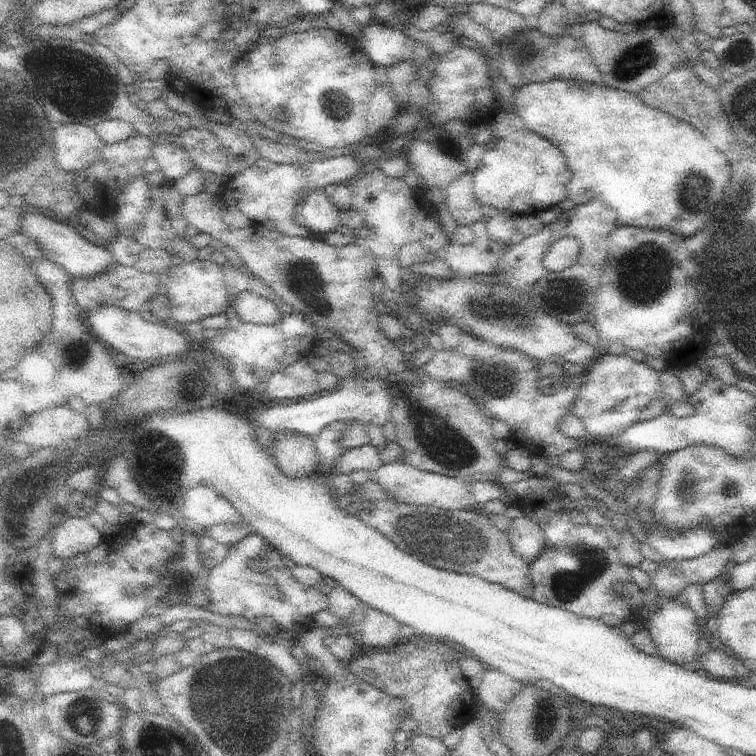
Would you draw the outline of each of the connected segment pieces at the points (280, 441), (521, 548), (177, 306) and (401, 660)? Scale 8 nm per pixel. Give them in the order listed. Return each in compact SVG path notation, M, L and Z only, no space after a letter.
M292 429L280 430L272 446L273 455L282 474L290 480L300 480L316 472L318 454L315 440Z
M525 515L514 519L512 527L505 534L512 550L530 566L538 560L547 545L544 530L538 526L538 522Z
M205 254L171 270L165 283L164 293L170 302L172 312L170 322L180 328L188 322L200 322L208 316L224 314L231 306L221 267L208 261Z
M415 634L390 649L366 650L356 655L349 670L384 694L400 698L410 706L410 717L418 723L417 732L444 740L452 730L463 728L477 717L477 706L468 680L460 666L458 652L441 641L424 640Z

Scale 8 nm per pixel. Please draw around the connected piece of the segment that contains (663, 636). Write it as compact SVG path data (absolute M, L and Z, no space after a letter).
M660 598L660 608L649 615L647 622L652 640L658 646L658 652L666 660L680 664L680 666L697 668L696 656L698 655L701 628L698 625L696 612L681 598Z

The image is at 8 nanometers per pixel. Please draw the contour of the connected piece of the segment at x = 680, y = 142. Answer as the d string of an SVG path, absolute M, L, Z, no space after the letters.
M582 80L532 83L515 90L511 102L505 106L514 110L519 124L560 148L572 172L568 197L576 206L586 205L592 198L601 198L610 210L616 212L619 225L670 230L685 240L692 238L698 228L704 226L712 206L722 198L724 188L732 178L728 158L694 126L668 112L646 106L639 96L606 84L590 84Z

